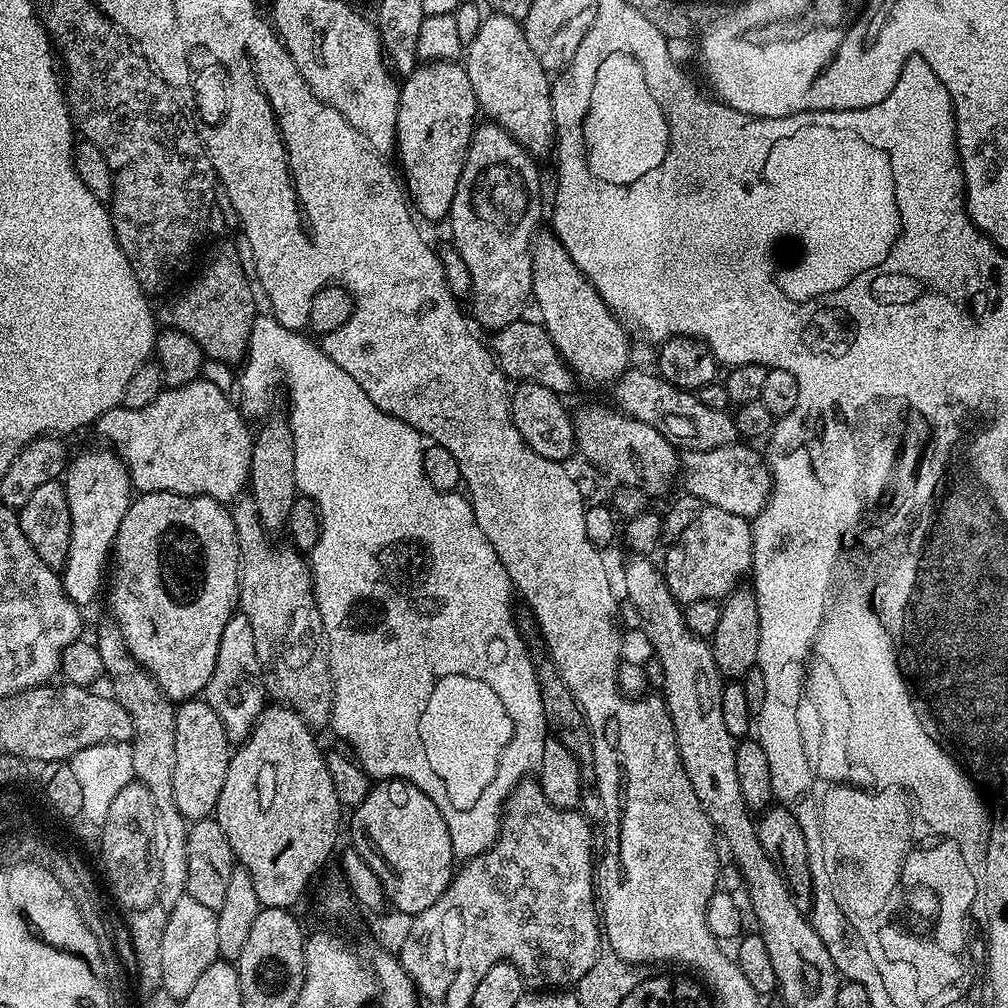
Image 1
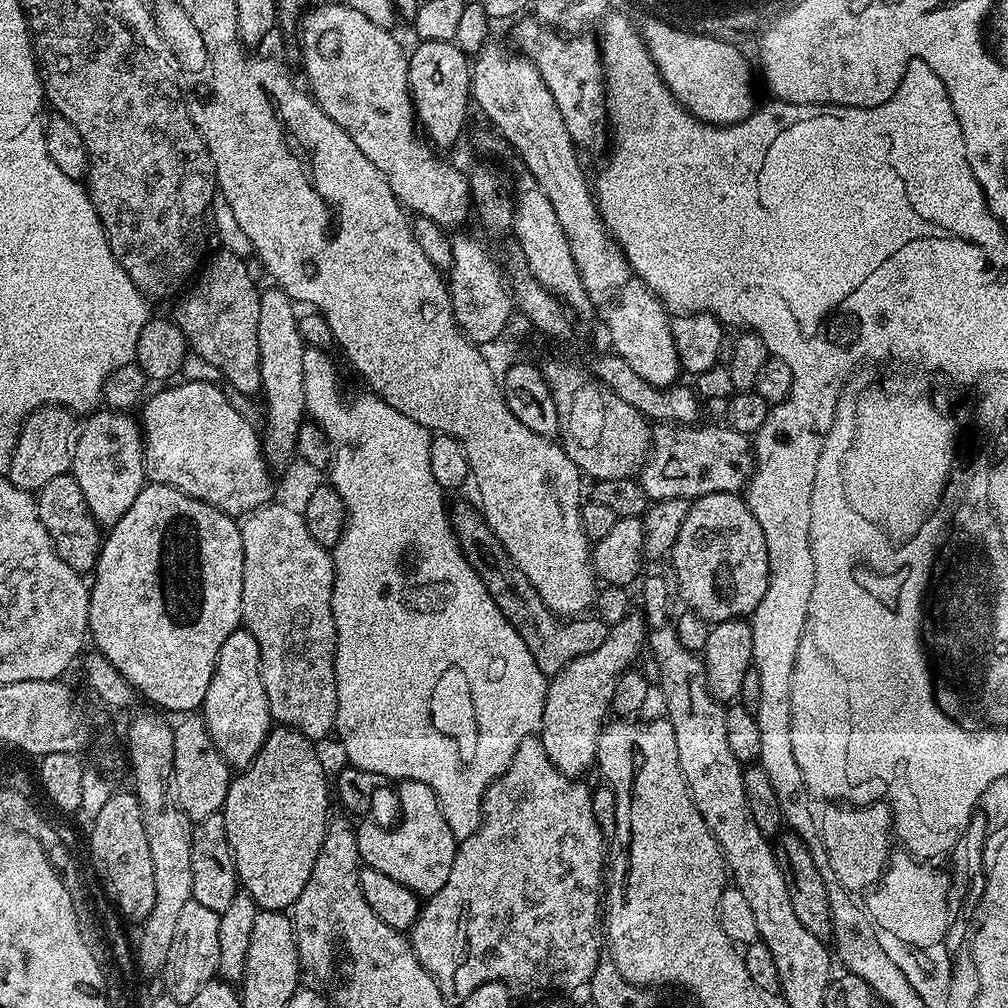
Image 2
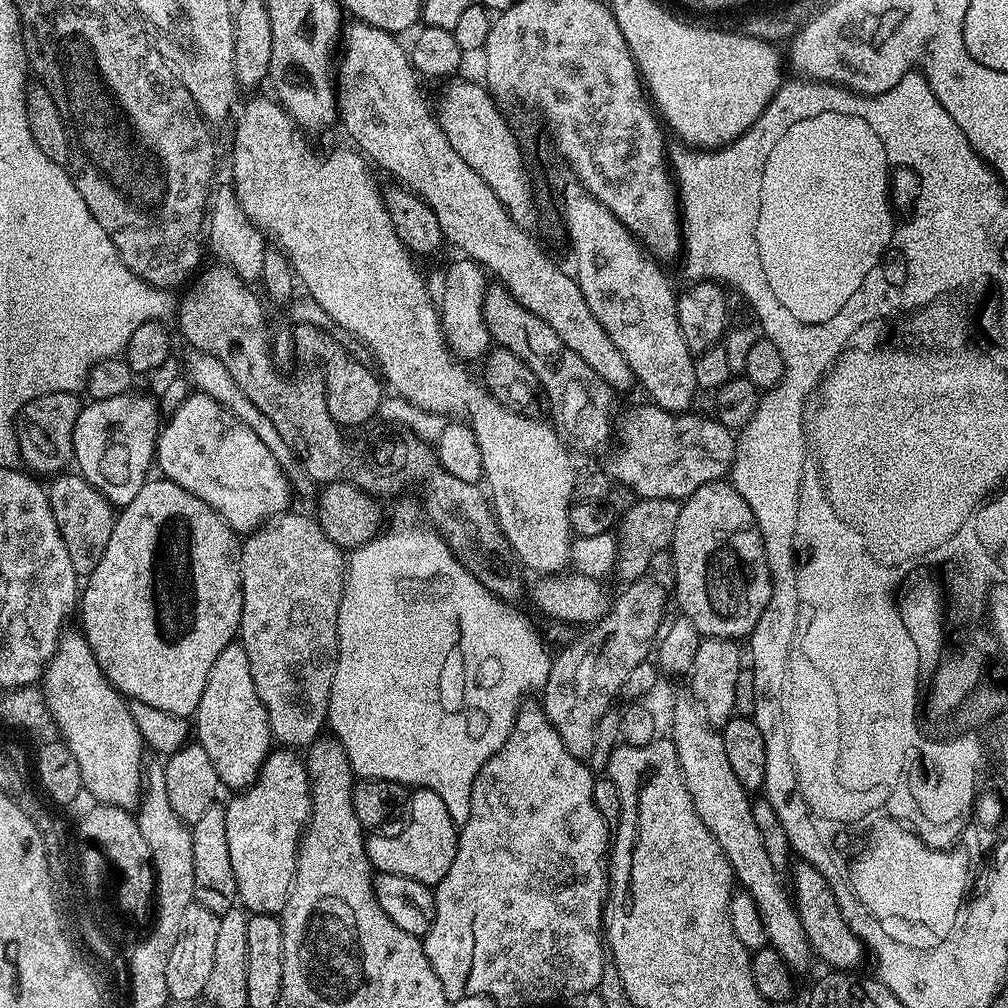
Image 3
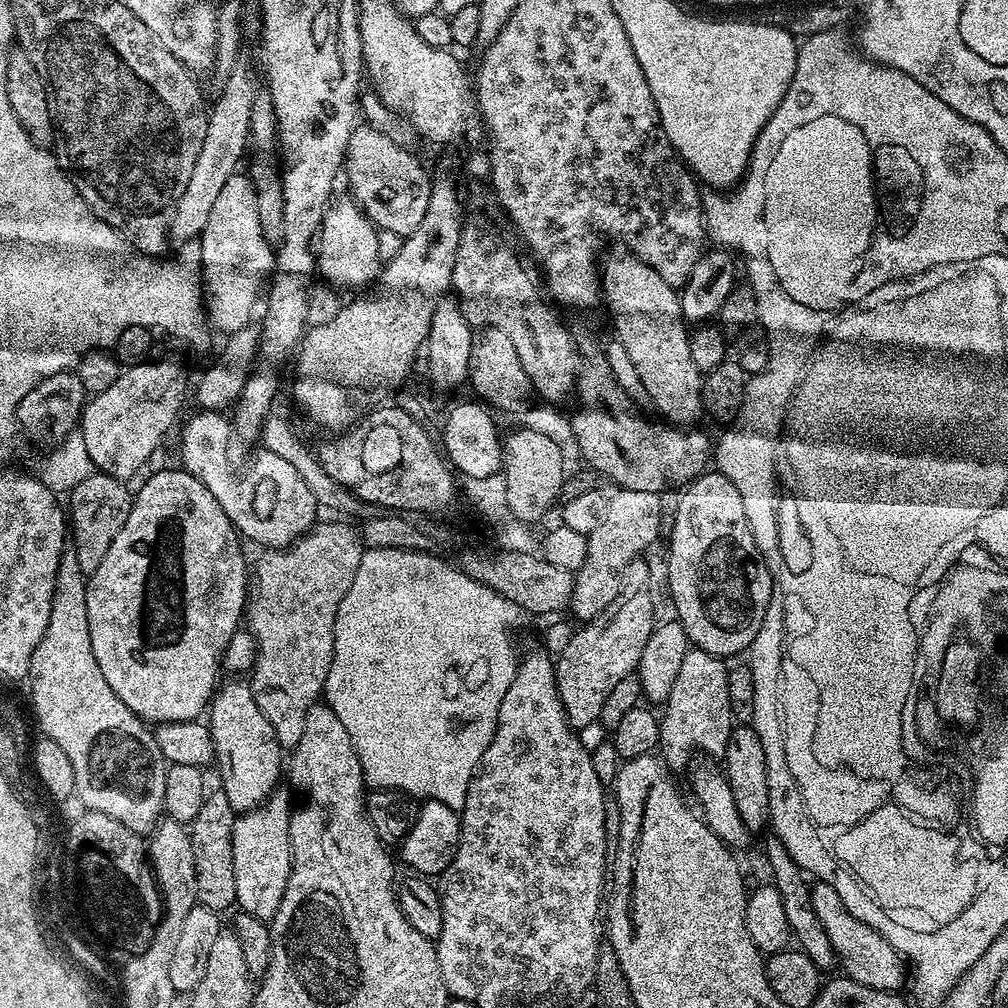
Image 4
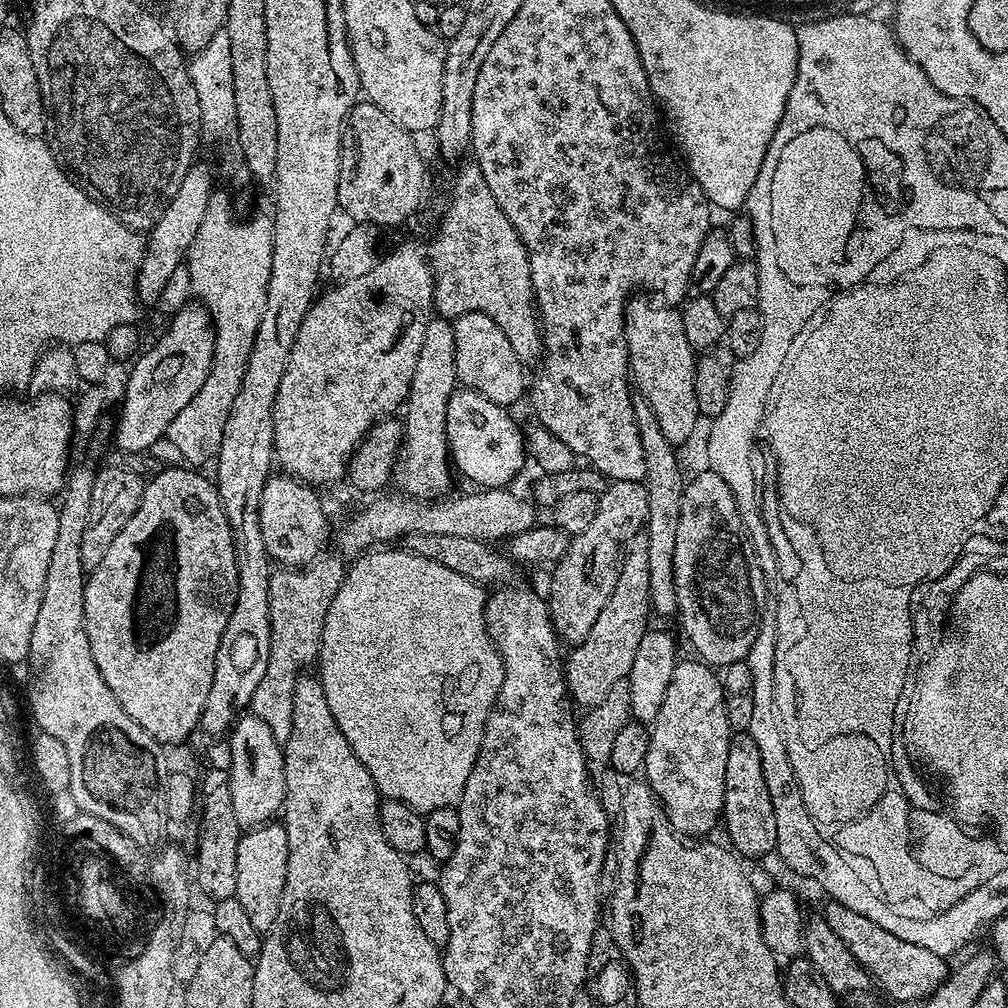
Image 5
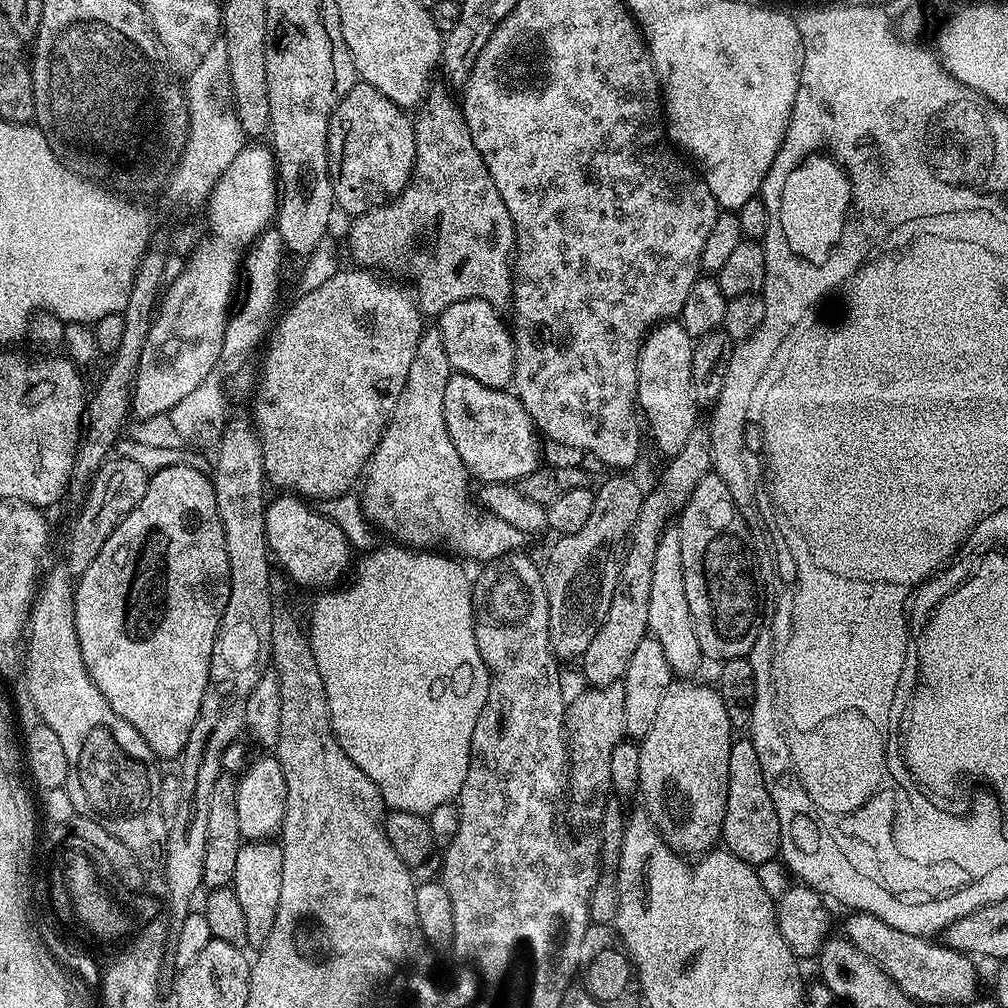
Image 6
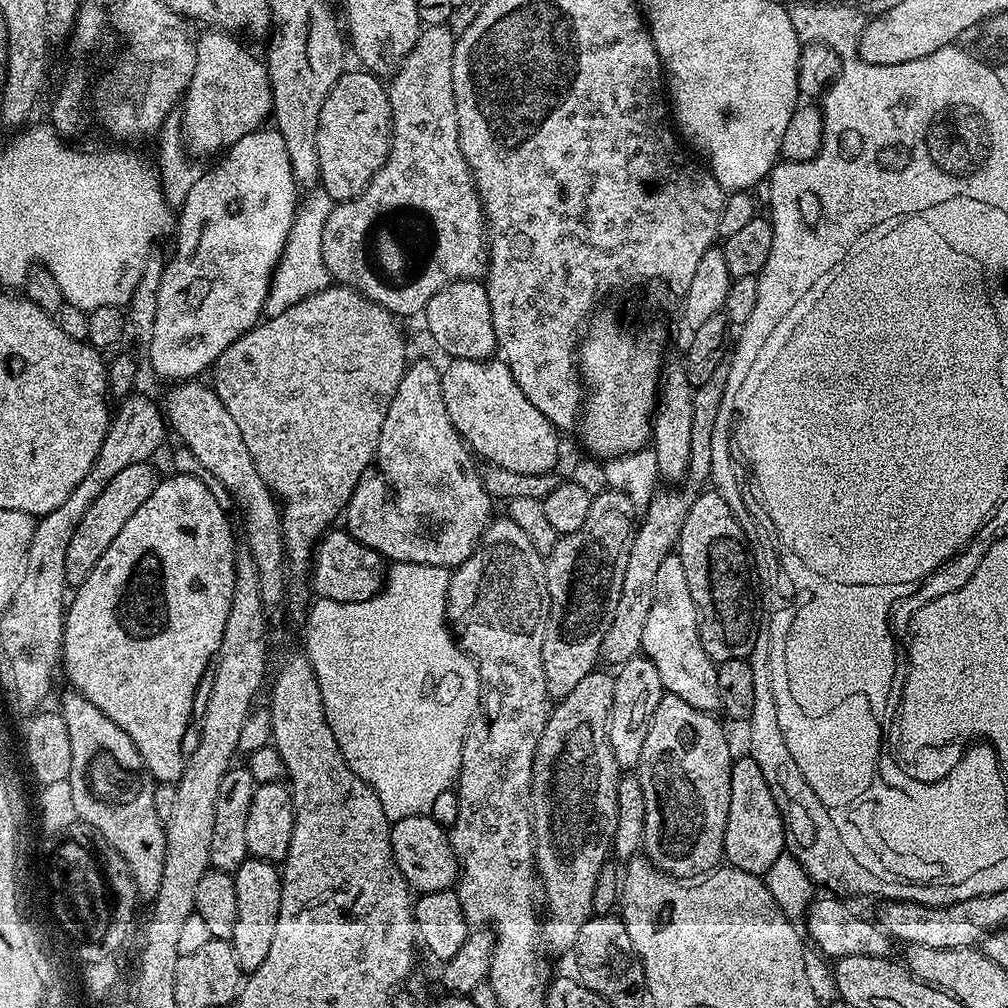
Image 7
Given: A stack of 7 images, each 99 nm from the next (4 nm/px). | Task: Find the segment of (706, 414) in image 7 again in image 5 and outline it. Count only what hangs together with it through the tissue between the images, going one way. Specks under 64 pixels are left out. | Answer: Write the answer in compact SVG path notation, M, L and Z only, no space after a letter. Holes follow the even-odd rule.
M637 534L627 541L622 552L618 582L614 582L614 594L610 594L610 602L606 602L606 606L602 606L602 614L598 614L598 622L594 622L594 626L590 626L590 634L586 634L584 641L571 649L572 653L569 656L567 653L568 694L577 705L581 704L581 709L587 710L598 706L602 702L602 698L606 698L606 694L610 694L610 686L614 686L614 682L628 679L630 670L634 666L634 653L642 642L642 634L649 631L648 612L650 613L652 599L650 598L650 557L646 555L647 546L648 538L644 534Z

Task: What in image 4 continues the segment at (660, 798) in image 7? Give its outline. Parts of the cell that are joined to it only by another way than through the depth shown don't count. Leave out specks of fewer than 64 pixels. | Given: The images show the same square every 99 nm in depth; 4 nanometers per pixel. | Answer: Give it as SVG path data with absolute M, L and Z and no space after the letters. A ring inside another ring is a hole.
M689 647L686 658L682 658L682 666L678 670L678 678L674 678L674 687L670 690L668 699L663 701L664 716L659 717L660 721L660 742L658 745L659 755L665 765L673 769L684 768L688 759L695 752L705 752L708 756L723 757L726 750L726 742L730 738L734 727L734 717L730 710L730 690L728 689L729 665L723 659L700 648Z

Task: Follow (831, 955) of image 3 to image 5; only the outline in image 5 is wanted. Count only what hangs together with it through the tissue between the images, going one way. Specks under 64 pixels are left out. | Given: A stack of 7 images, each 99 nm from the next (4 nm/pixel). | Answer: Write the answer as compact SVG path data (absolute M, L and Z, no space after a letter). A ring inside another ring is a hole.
M828 900L825 905L822 914L830 930L834 930L834 934L846 942L846 950L850 950L852 957L872 977L875 987L880 987L890 999L923 1001L948 978L949 961L934 954L934 950L926 950L926 946L914 946L914 942L906 942L898 938L898 934L882 930L878 922L870 922L870 918L850 910L850 906L842 906L837 900Z

